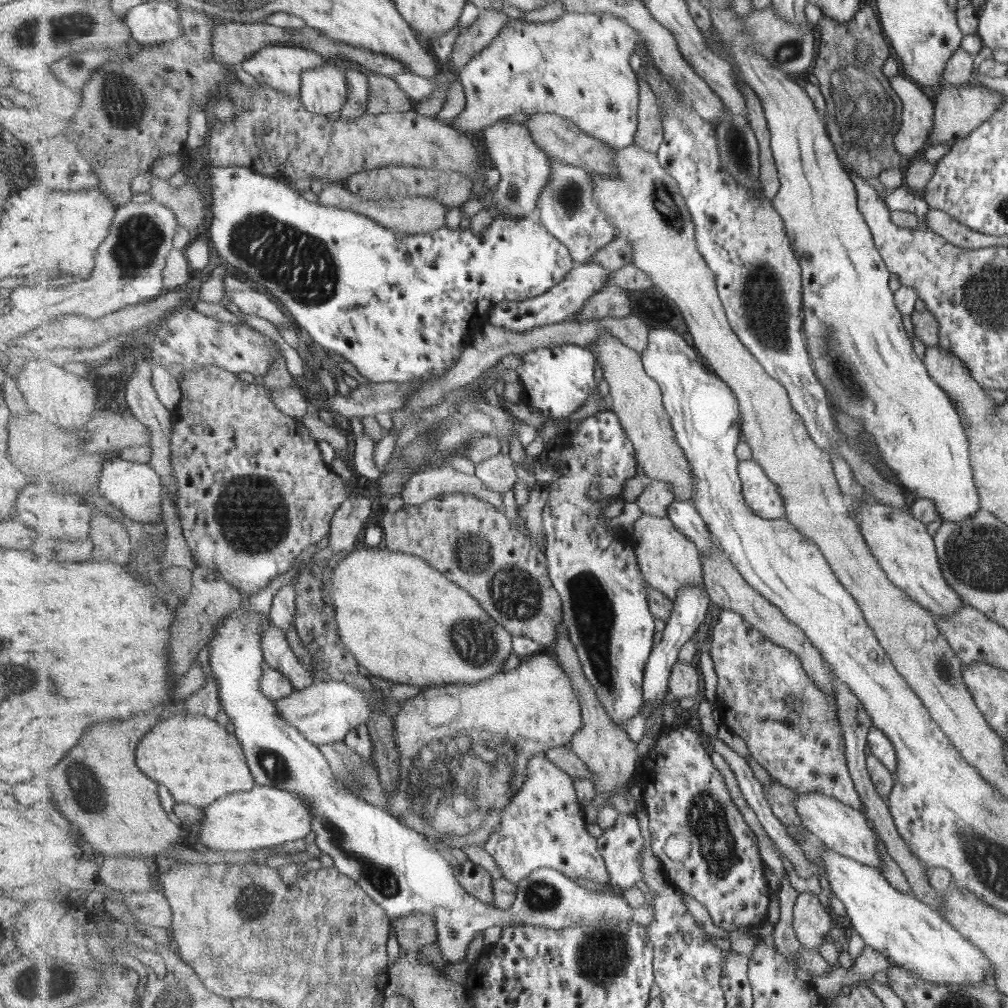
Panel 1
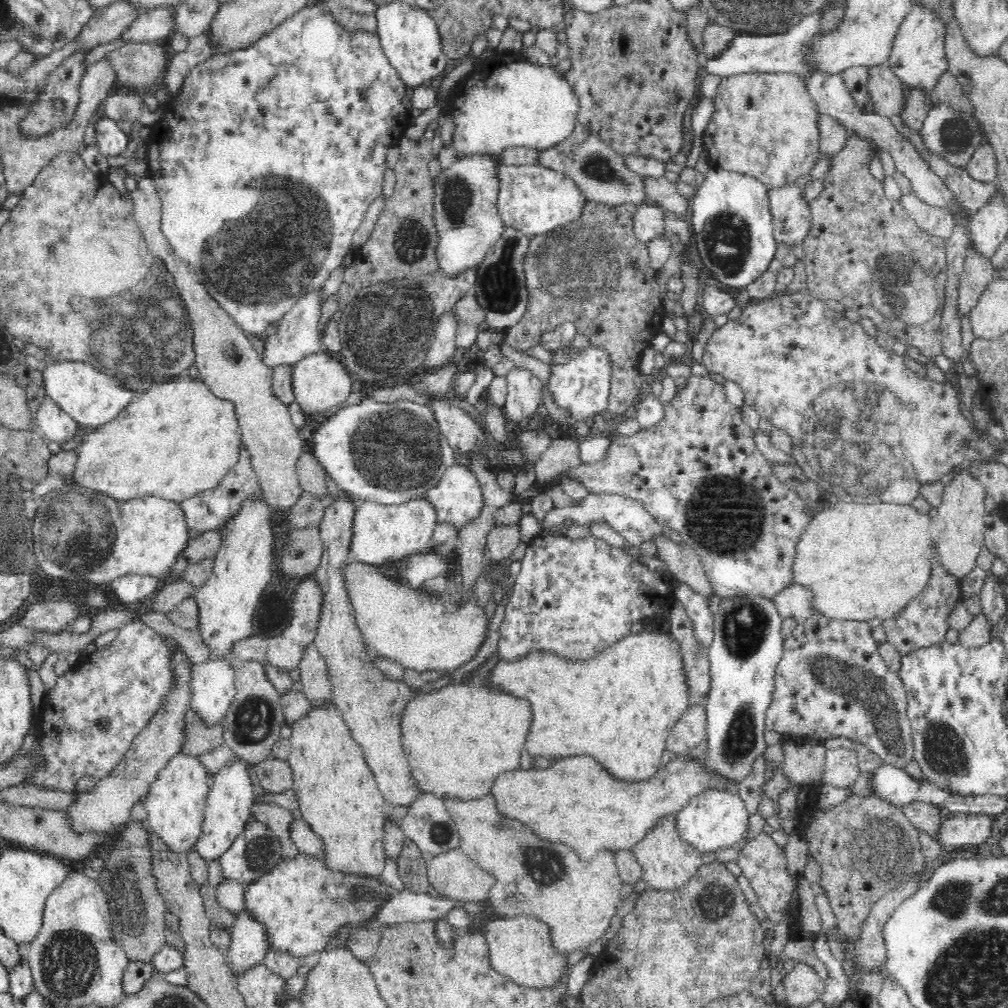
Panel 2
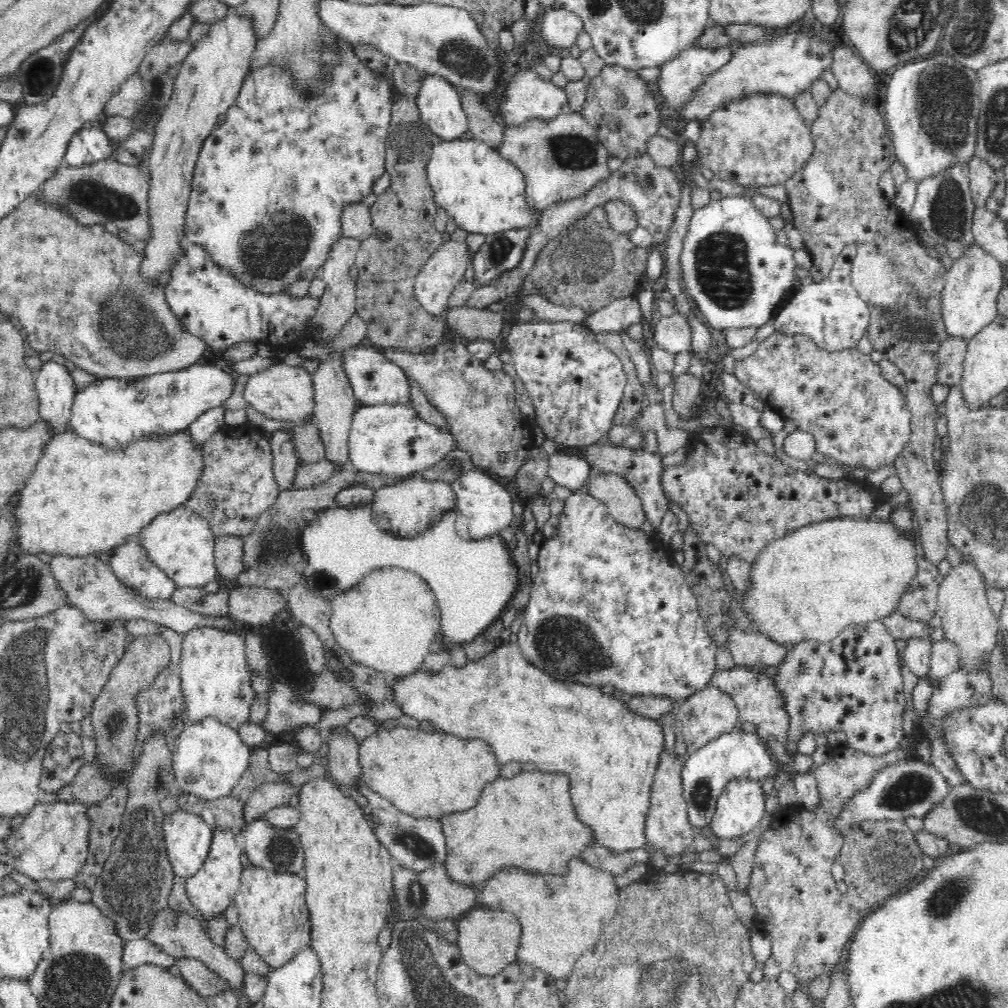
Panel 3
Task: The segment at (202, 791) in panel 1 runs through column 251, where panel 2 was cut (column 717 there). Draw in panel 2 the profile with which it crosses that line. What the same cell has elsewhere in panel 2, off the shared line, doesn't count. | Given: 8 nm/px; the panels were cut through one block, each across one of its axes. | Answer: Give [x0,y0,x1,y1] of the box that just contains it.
[491,754,738,860]

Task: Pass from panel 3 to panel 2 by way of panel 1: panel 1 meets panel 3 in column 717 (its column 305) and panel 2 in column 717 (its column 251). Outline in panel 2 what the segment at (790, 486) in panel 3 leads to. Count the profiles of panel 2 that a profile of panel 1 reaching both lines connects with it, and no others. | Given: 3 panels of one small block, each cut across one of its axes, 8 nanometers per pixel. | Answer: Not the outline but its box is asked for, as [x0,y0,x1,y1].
[568,373,812,600]

